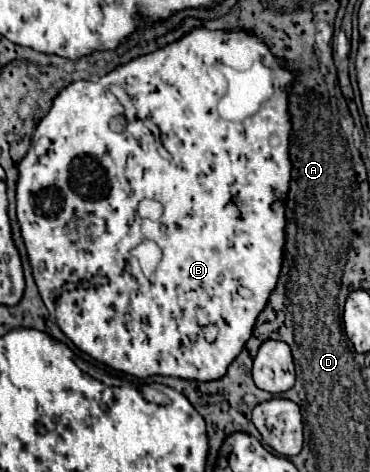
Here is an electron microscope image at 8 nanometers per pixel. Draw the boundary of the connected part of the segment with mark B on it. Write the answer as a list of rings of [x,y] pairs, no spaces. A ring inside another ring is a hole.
[[[195,28],[195,30],[191,30],[191,32],[189,32],[189,34],[185,34],[185,36],[183,36],[183,38],[181,38],[181,40],[179,40],[179,42],[175,42],[175,44],[169,44],[169,46],[165,46],[165,48],[161,48],[161,50],[157,50],[157,52],[153,52],[153,54],[147,54],[147,56],[139,56],[139,58],[135,58],[135,60],[131,60],[131,62],[129,62],[129,64],[123,64],[123,66],[119,66],[119,68],[115,68],[115,70],[113,70],[113,72],[109,72],[109,74],[107,74],[107,76],[103,76],[103,78],[101,78],[101,80],[97,80],[97,82],[89,82],[89,80],[87,80],[87,82],[85,82],[85,80],[79,80],[79,82],[73,82],[73,84],[71,84],[71,86],[67,86],[67,88],[65,88],[65,90],[61,90],[61,94],[59,94],[59,96],[57,96],[57,98],[55,98],[55,100],[53,100],[53,106],[51,106],[51,110],[49,110],[49,114],[47,114],[47,116],[45,116],[45,118],[43,118],[43,120],[41,120],[41,122],[39,122],[39,126],[37,126],[37,130],[35,130],[35,134],[33,134],[33,146],[31,146],[31,148],[29,148],[29,154],[27,154],[27,156],[25,156],[25,158],[23,158],[23,160],[21,160],[21,166],[19,166],[19,180],[17,180],[17,218],[19,218],[19,224],[21,224],[21,234],[23,234],[23,240],[25,240],[25,248],[27,248],[27,254],[29,254],[29,262],[31,262],[31,266],[33,266],[33,278],[35,278],[35,282],[37,282],[37,286],[39,286],[39,292],[41,292],[41,298],[43,298],[43,302],[45,302],[45,306],[47,306],[47,310],[49,310],[49,312],[51,312],[51,316],[53,316],[53,318],[55,318],[55,322],[57,322],[57,326],[59,326],[59,328],[61,328],[61,332],[63,332],[63,334],[65,334],[65,336],[67,336],[67,338],[69,338],[69,340],[71,340],[71,342],[73,342],[73,344],[75,344],[75,346],[77,346],[77,348],[79,348],[79,350],[81,350],[81,352],[85,352],[85,354],[89,354],[89,356],[91,356],[91,358],[95,358],[95,360],[97,360],[97,362],[103,362],[103,364],[107,364],[107,366],[109,366],[109,368],[115,368],[115,370],[121,370],[121,372],[127,372],[127,374],[133,374],[133,376],[137,376],[137,378],[147,378],[147,376],[155,376],[155,374],[161,374],[161,376],[175,376],[175,378],[189,378],[189,380],[205,380],[205,378],[221,378],[221,374],[225,374],[225,366],[229,366],[229,362],[233,362],[233,358],[235,358],[235,356],[237,356],[237,354],[239,354],[239,352],[241,352],[241,346],[245,346],[245,342],[247,342],[247,340],[249,340],[249,338],[251,338],[251,332],[253,332],[253,322],[255,322],[255,320],[257,320],[257,314],[261,314],[261,310],[263,310],[263,308],[265,308],[265,302],[267,302],[267,300],[269,300],[269,294],[271,294],[271,290],[273,290],[273,286],[275,286],[275,284],[277,284],[277,278],[279,278],[279,270],[281,270],[281,262],[283,262],[283,254],[281,254],[281,246],[283,246],[283,244],[285,244],[285,214],[283,214],[283,212],[285,212],[285,208],[283,208],[283,194],[285,194],[285,190],[287,190],[287,186],[285,186],[285,182],[289,182],[289,152],[287,152],[287,148],[289,148],[289,140],[290,140],[290,136],[291,136],[291,132],[292,132],[292,126],[291,126],[291,119],[290,119],[290,116],[289,116],[289,102],[288,102],[288,95],[289,95],[289,92],[290,92],[290,91],[291,91],[291,72],[289,72],[289,69],[288,69],[288,68],[287,68],[287,67],[286,67],[286,66],[285,66],[285,65],[284,65],[284,64],[283,64],[283,62],[282,62],[282,61],[280,61],[280,60],[278,60],[278,59],[277,59],[277,58],[275,58],[275,56],[273,56],[273,54],[272,54],[272,52],[271,52],[271,50],[270,50],[270,49],[269,49],[269,48],[267,48],[267,44],[263,44],[263,42],[261,42],[261,40],[259,40],[259,38],[255,38],[255,36],[249,36],[249,34],[245,34],[245,32],[223,32],[223,30],[221,30],[221,32],[211,32],[211,30],[203,30],[203,28]],[[225,70],[235,70],[235,76],[237,76],[237,72],[241,72],[241,84],[239,84],[239,82],[237,82],[237,90],[239,90],[239,94],[241,94],[241,96],[251,96],[251,100],[249,100],[249,98],[243,98],[243,102],[241,102],[241,106],[239,106],[239,110],[251,110],[251,114],[249,114],[249,116],[251,116],[251,118],[247,118],[247,120],[245,120],[245,122],[227,122],[227,120],[225,120],[225,118],[223,118],[223,116],[221,116],[221,114],[217,114],[217,106],[219,106],[219,100],[221,100],[221,96],[223,96],[223,94],[225,94],[225,90],[229,90],[229,88],[233,88],[233,86],[235,86],[235,84],[233,84],[233,82],[231,82],[231,80],[229,80],[229,78],[227,78],[227,76],[225,76]],[[109,86],[119,86],[119,88],[123,88],[123,90],[125,90],[125,92],[127,92],[127,94],[129,94],[129,98],[131,98],[131,102],[133,102],[133,106],[135,106],[135,108],[137,108],[137,112],[135,112],[135,120],[129,120],[129,122],[127,122],[127,120],[125,120],[125,118],[123,118],[123,106],[121,106],[121,104],[119,104],[119,102],[117,102],[117,98],[115,98],[115,96],[113,96],[113,94],[111,94],[111,90],[109,90]],[[117,120],[125,120],[125,122],[121,122],[121,124],[123,124],[123,128],[113,128],[113,124],[119,124],[119,122],[117,122]],[[161,146],[163,146],[163,148],[165,148],[165,150],[167,150],[167,152],[169,152],[169,158],[163,158],[163,156],[161,156],[161,154],[159,154],[159,152],[161,152]],[[143,198],[157,198],[157,200],[159,200],[159,202],[161,202],[161,204],[163,204],[163,206],[165,206],[165,212],[163,212],[163,218],[161,218],[161,220],[159,220],[159,222],[151,222],[151,220],[145,220],[145,218],[141,218],[141,216],[139,216],[139,214],[137,214],[137,204],[139,204],[139,202],[141,202],[141,200],[143,200]],[[141,240],[155,240],[155,242],[157,242],[157,244],[159,244],[159,248],[161,248],[161,250],[163,250],[163,258],[161,258],[161,262],[159,262],[159,266],[157,266],[157,270],[155,270],[155,272],[153,272],[153,276],[149,276],[149,278],[147,278],[147,276],[143,276],[143,272],[141,272],[141,268],[139,268],[139,262],[137,262],[137,258],[133,258],[133,256],[131,256],[131,250],[133,250],[133,248],[135,248],[135,246],[137,246],[137,244],[141,244]],[[205,324],[217,324],[217,328],[219,328],[219,334],[217,334],[217,338],[215,338],[215,342],[205,342],[205,340],[203,340],[203,336],[201,336],[201,326],[205,326]]]

